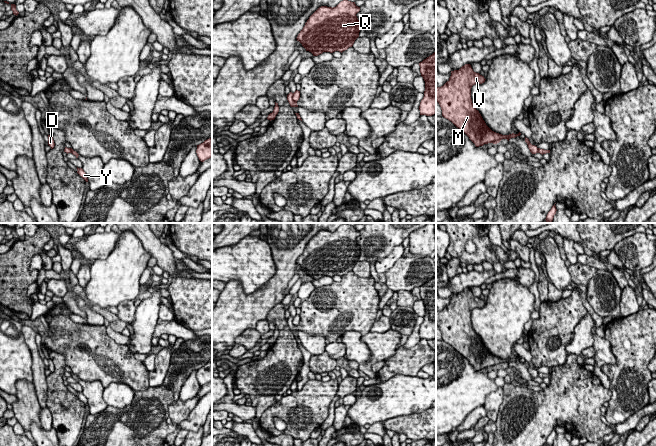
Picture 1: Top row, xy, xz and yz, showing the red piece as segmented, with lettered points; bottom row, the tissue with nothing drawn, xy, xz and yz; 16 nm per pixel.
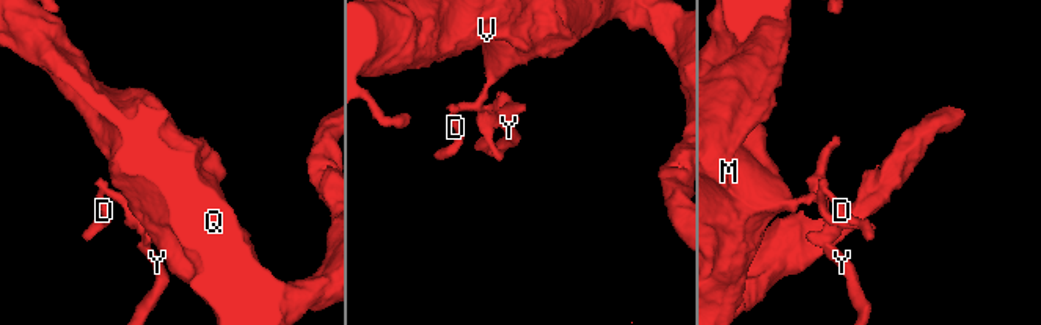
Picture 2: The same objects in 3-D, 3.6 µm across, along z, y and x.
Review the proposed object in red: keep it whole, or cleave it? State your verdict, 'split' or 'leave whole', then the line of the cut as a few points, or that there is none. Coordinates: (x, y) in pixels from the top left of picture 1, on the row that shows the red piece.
leave whole; no cut

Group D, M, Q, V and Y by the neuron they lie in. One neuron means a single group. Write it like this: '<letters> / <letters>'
D M Q V Y

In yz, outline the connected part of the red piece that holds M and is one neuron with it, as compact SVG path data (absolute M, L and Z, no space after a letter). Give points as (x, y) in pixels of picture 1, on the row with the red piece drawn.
M465 64L459 70L451 71L449 80L443 86L436 87L436 102L441 107L442 116L465 133L476 147L497 144L502 139L509 141L521 135L520 132L502 135L492 131L474 107L471 88L485 80L484 76L473 71L470 64Z

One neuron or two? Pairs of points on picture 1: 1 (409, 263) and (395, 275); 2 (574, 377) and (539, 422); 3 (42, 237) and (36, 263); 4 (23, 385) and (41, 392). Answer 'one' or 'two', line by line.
1: one
2: one
3: two
4: two

